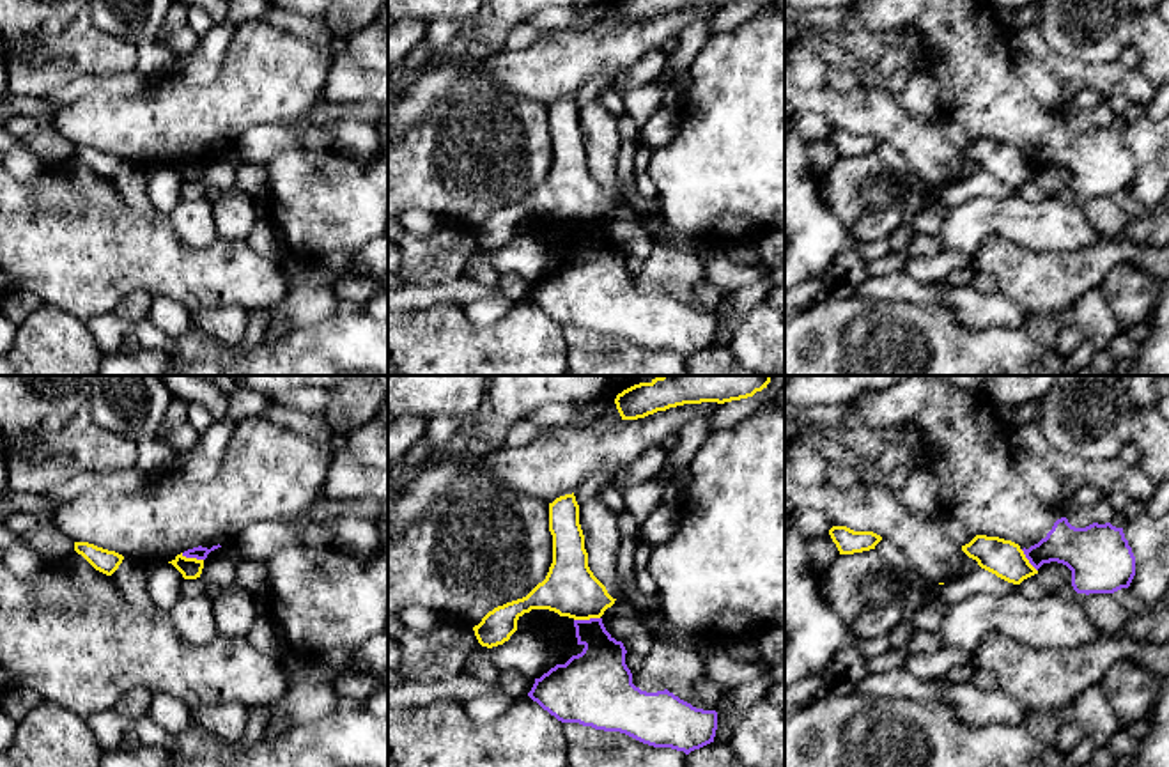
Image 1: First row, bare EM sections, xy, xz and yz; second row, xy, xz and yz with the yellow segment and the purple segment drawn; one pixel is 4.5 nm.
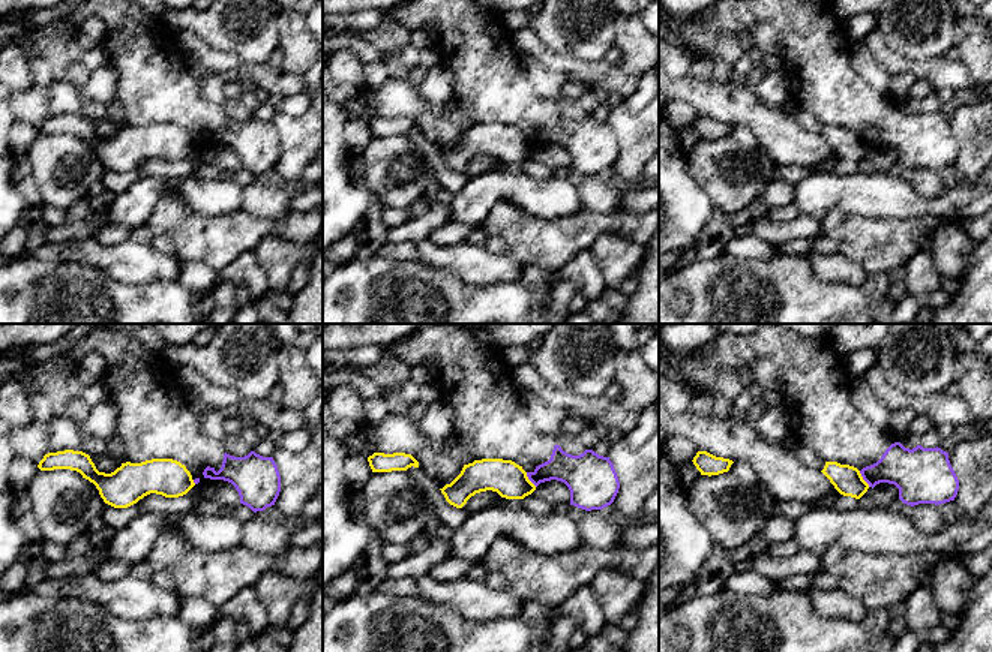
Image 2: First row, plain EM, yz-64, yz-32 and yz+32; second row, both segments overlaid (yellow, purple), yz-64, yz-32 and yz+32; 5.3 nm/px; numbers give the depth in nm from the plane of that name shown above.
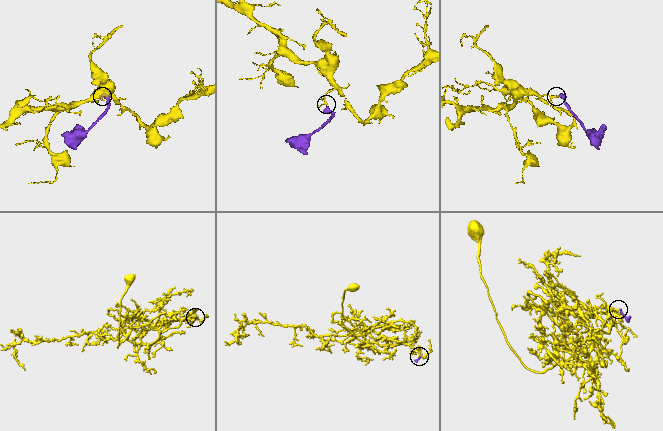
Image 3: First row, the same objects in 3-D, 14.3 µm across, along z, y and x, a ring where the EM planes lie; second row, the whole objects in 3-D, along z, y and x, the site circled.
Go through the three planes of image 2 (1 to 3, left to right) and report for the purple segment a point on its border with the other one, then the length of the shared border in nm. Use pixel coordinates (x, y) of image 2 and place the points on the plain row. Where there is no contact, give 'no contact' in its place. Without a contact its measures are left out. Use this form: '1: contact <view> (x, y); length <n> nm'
1: contact yz-64 (192, 146); length 30 nm
2: contact yz-32 (529, 144); length 100 nm
3: contact yz+32 (862, 143); length 110 nm

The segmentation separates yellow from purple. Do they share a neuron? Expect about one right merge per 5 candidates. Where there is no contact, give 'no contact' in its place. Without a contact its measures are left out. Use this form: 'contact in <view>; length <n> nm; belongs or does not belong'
contact in xz; length 120 nm; does not belong

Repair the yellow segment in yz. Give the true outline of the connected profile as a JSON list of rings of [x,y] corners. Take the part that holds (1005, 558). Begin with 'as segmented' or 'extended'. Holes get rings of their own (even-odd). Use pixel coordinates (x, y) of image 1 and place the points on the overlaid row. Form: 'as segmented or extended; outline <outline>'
as segmented; outline [[[976,535],[962,551],[997,577],[1020,585],[1038,574],[1018,544],[999,537]]]

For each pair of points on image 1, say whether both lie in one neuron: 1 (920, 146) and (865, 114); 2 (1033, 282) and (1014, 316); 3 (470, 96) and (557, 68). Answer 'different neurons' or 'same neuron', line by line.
1: same neuron
2: different neurons
3: different neurons

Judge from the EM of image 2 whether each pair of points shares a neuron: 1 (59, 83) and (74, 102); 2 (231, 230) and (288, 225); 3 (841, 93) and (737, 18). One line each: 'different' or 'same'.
1: same
2: same
3: same

